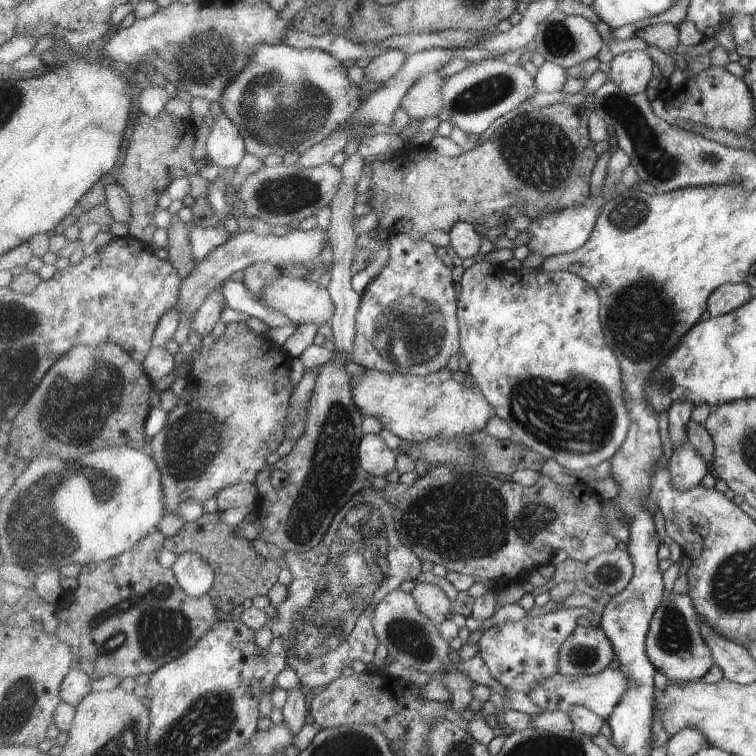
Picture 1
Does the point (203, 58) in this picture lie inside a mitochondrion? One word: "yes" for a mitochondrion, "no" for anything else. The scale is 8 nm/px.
yes

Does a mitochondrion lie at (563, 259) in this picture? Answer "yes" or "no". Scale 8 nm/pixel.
no

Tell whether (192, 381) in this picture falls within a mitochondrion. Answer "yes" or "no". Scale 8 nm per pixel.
no

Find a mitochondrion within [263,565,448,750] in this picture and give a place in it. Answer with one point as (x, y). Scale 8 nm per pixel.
(412, 640)

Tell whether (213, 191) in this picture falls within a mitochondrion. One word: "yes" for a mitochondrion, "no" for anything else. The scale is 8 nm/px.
no

